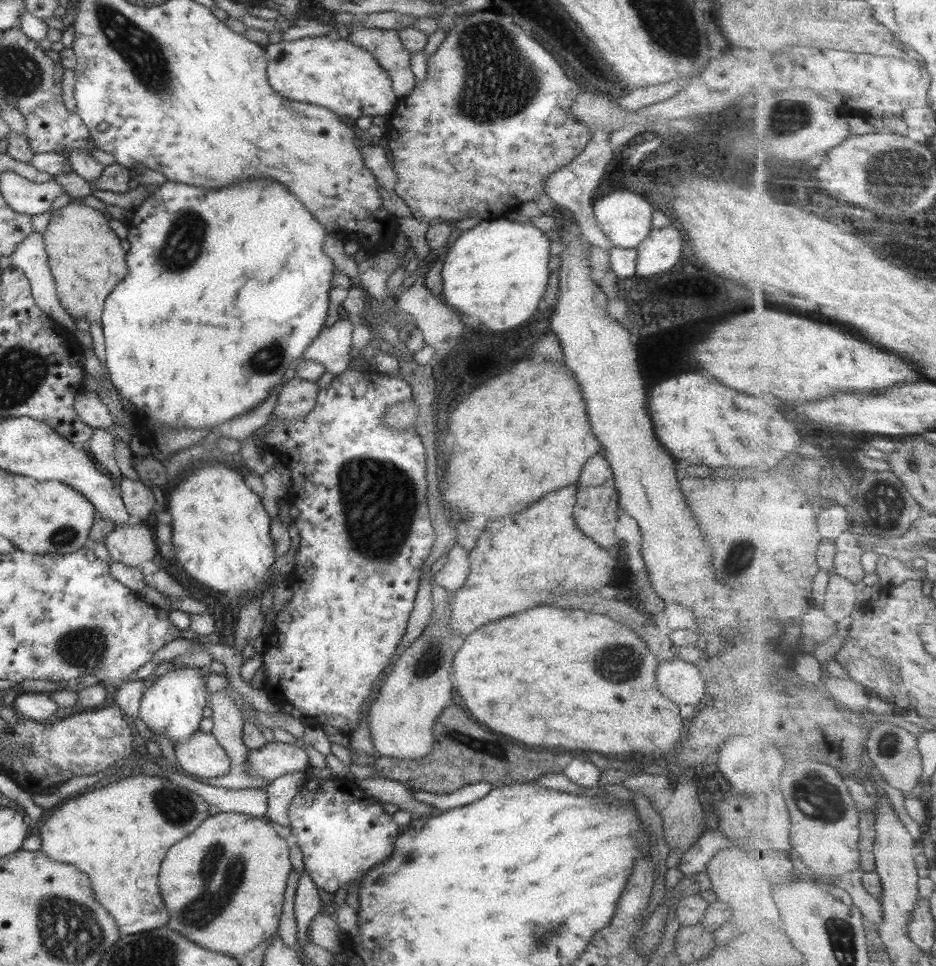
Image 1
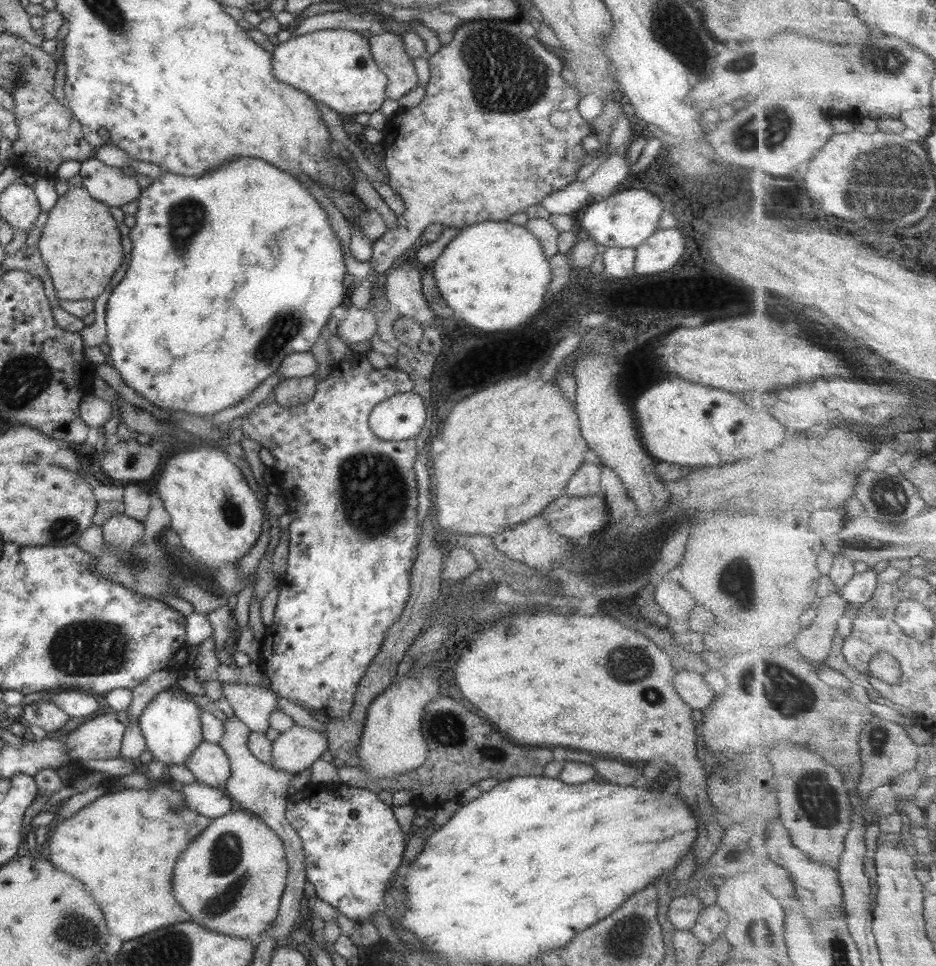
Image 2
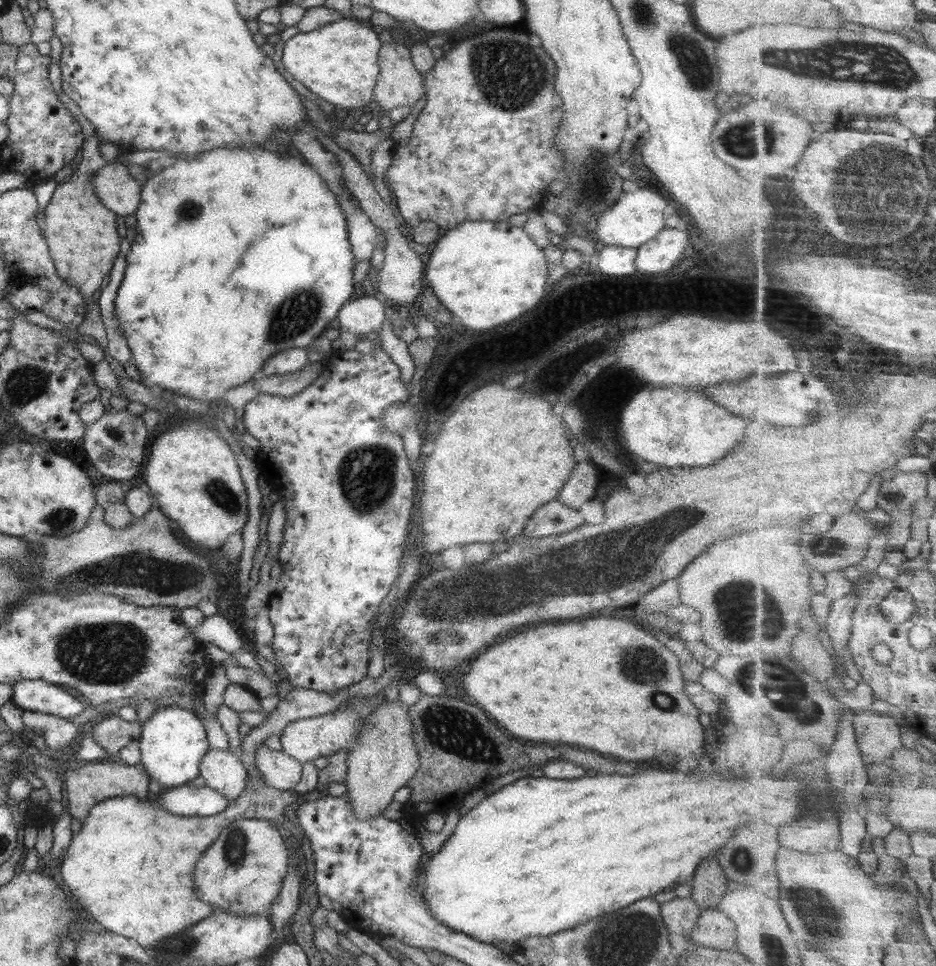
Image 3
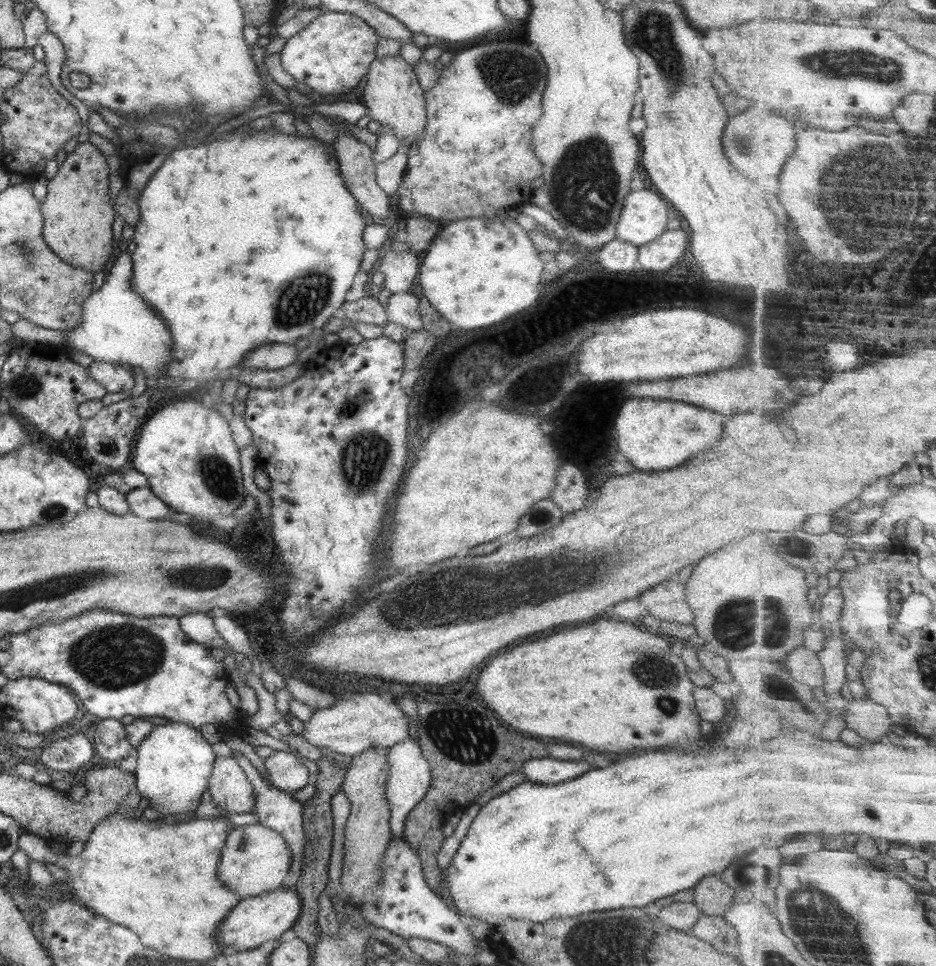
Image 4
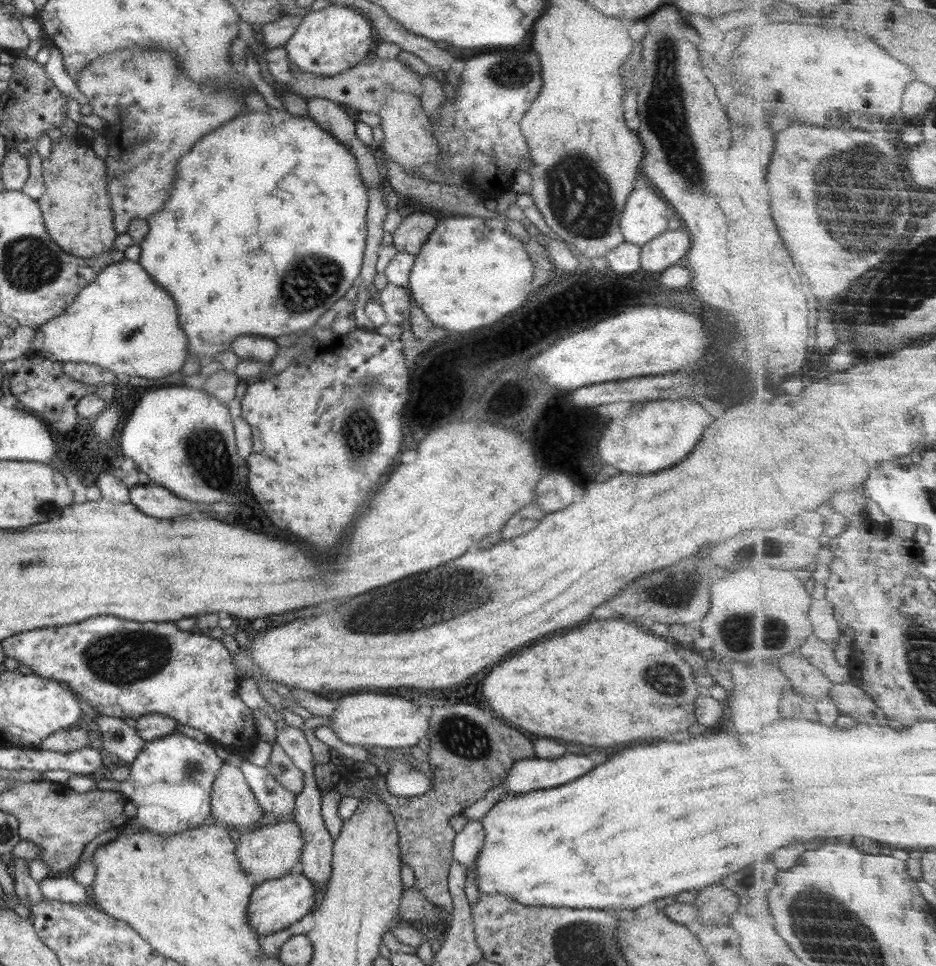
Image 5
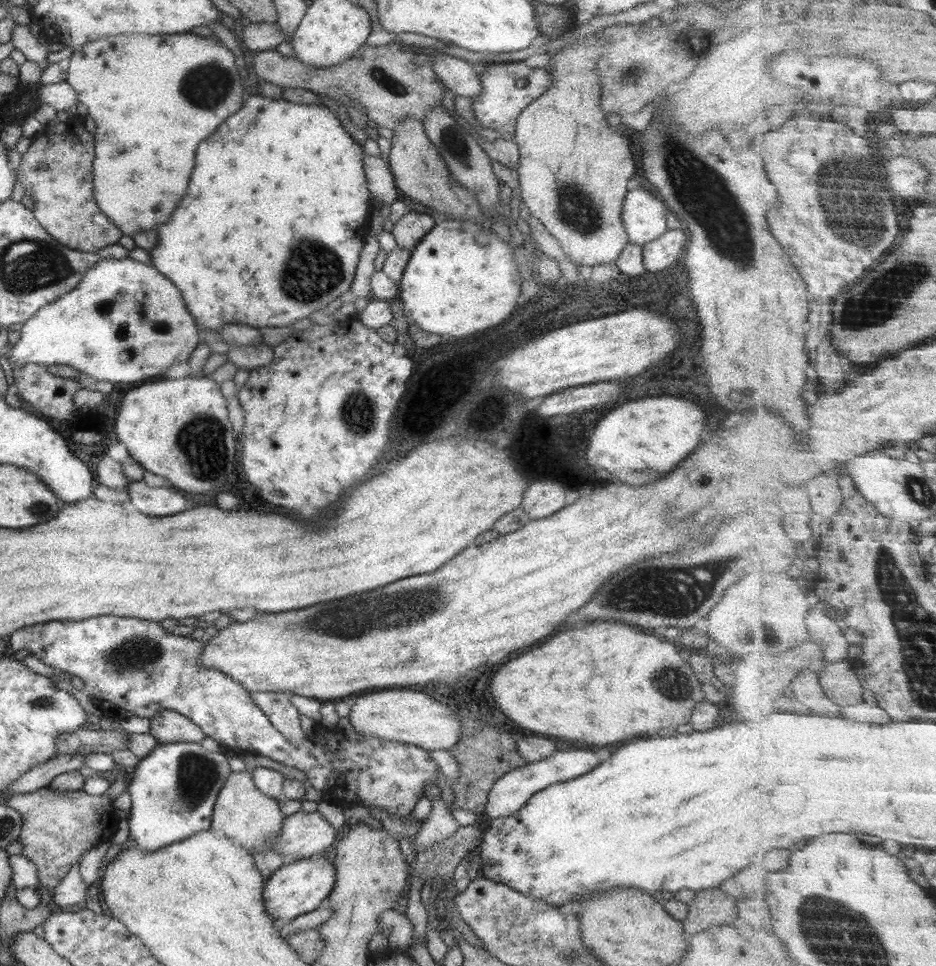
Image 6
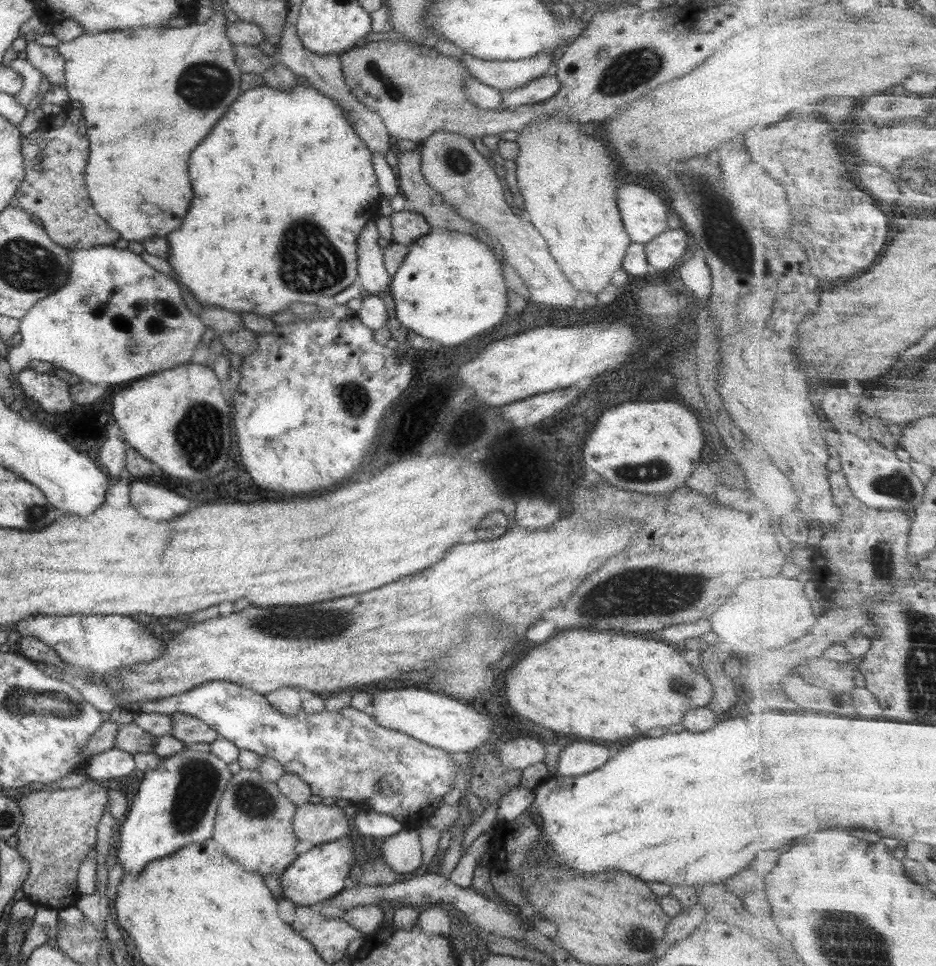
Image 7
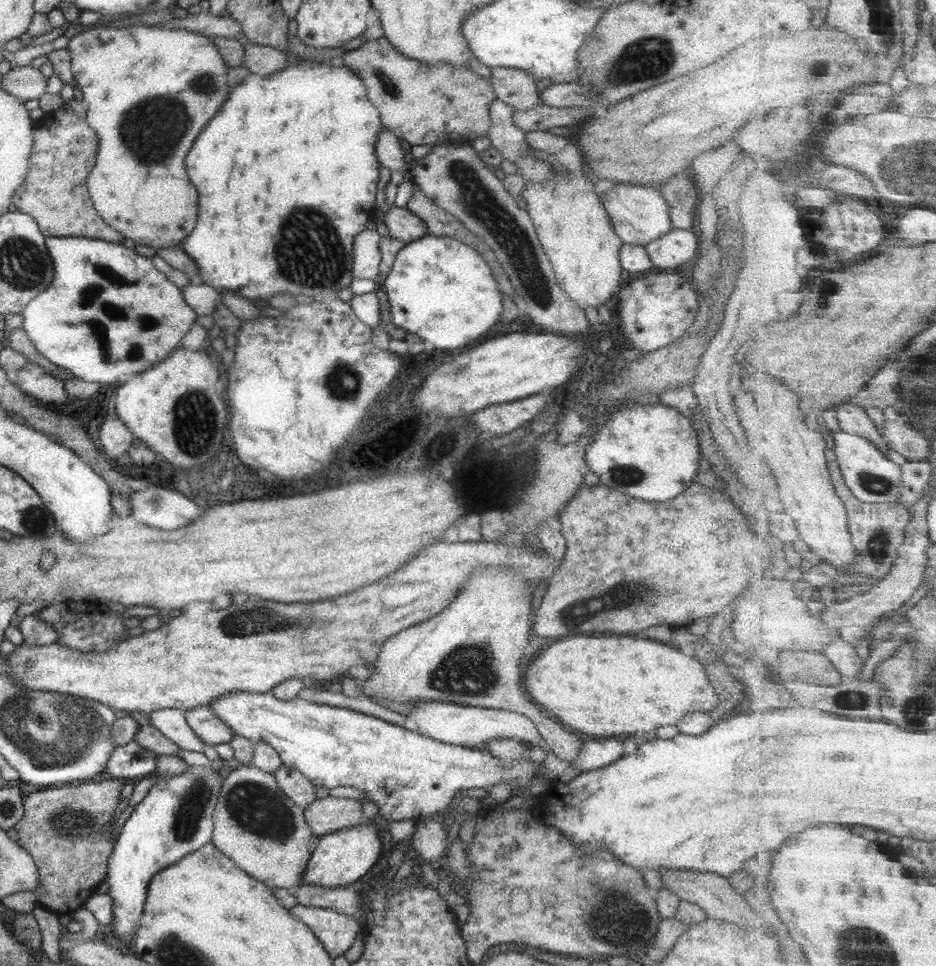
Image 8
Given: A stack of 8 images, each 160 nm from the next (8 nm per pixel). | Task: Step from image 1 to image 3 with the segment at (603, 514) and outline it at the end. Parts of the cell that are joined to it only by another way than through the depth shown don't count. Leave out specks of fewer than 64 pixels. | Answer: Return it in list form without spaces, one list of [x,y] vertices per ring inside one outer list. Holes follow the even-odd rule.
[[[555,499],[537,507],[536,512],[529,517],[523,533],[529,537],[548,537],[579,528],[583,517],[577,509],[565,506]]]

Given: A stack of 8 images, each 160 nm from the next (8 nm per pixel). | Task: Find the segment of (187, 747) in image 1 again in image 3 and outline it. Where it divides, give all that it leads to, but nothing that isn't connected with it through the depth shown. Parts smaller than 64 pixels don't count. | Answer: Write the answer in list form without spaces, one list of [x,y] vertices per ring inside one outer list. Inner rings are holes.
[[[208,748],[199,759],[198,775],[203,777],[205,786],[221,794],[230,803],[246,788],[246,770],[239,755],[229,748]]]

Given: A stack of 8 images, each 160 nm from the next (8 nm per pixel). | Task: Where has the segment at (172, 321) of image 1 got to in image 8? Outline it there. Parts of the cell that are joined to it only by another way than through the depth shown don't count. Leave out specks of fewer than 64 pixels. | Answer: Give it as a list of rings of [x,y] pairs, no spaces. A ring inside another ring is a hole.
[[[300,61],[297,65],[286,66],[271,76],[257,76],[250,73],[237,85],[232,85],[227,100],[219,108],[217,116],[209,120],[195,144],[187,152],[185,170],[191,184],[197,188],[197,222],[191,234],[181,241],[180,247],[195,263],[203,284],[219,292],[240,294],[247,300],[267,300],[275,294],[291,294],[297,303],[321,301],[333,297],[341,288],[347,288],[352,281],[352,243],[354,237],[364,232],[365,224],[373,219],[375,191],[379,182],[379,167],[374,153],[375,139],[382,129],[377,109],[367,100],[365,87],[358,76],[340,62],[326,63]]]

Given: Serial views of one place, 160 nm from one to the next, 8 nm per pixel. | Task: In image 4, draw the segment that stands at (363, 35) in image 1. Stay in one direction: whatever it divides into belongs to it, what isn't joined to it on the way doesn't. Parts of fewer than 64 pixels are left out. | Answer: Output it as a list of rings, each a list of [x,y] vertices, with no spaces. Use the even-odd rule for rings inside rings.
[[[399,54],[371,61],[360,101],[364,102],[370,120],[377,121],[380,128],[391,127],[399,143],[411,144],[425,126],[424,92],[412,66],[403,61]]]

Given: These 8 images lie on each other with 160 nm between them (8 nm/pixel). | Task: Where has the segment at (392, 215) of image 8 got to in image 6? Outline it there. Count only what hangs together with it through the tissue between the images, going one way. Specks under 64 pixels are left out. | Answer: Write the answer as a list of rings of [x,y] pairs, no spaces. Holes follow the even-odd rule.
[[[411,207],[397,222],[393,223],[391,235],[397,248],[412,251],[426,233],[430,232],[438,221],[435,216]]]

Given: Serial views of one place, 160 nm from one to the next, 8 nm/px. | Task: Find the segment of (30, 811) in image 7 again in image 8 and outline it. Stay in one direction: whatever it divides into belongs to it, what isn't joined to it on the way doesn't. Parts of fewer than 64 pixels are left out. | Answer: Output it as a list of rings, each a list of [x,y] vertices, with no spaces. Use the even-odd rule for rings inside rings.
[[[101,777],[98,779],[52,786],[39,789],[22,801],[23,814],[14,829],[17,843],[34,860],[37,871],[36,904],[55,914],[70,914],[81,907],[98,884],[106,876],[108,856],[113,848],[111,830],[119,812],[119,792],[124,784],[121,779]]]

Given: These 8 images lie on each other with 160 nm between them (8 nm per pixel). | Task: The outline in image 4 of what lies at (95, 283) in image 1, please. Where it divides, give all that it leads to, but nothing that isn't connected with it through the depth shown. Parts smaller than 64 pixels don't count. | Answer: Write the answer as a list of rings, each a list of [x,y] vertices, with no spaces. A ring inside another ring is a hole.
[[[89,141],[78,143],[75,150],[66,155],[64,161],[58,165],[58,170],[50,180],[46,181],[46,196],[40,204],[42,214],[42,238],[49,250],[73,268],[83,268],[87,272],[95,273],[109,266],[112,256],[111,223],[113,213],[108,196],[109,169],[105,164],[105,157]]]

